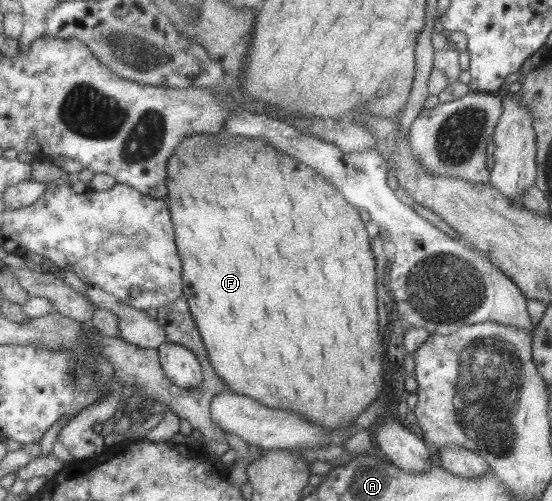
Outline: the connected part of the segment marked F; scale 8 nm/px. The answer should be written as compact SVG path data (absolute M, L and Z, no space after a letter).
M219 131L217 135L198 133L184 137L168 159L166 170L168 187L166 200L174 225L177 251L183 262L183 296L190 307L217 375L233 392L255 399L269 409L297 411L325 429L337 429L347 425L357 413L365 409L365 405L378 399L377 395L383 389L384 358L375 355L383 344L377 320L376 259L371 252L371 239L355 206L347 203L345 197L325 177L313 171L312 167L299 163L287 153L273 149L269 143L265 143L265 139L247 139L241 135L233 137L227 135L225 131Z

